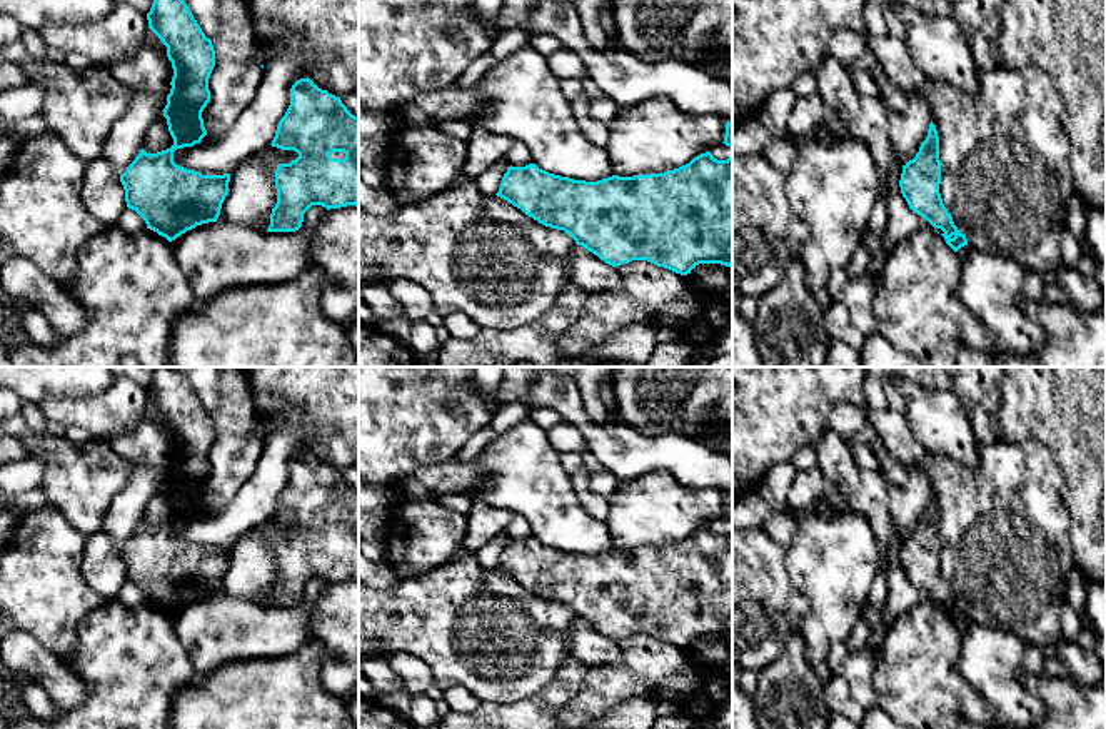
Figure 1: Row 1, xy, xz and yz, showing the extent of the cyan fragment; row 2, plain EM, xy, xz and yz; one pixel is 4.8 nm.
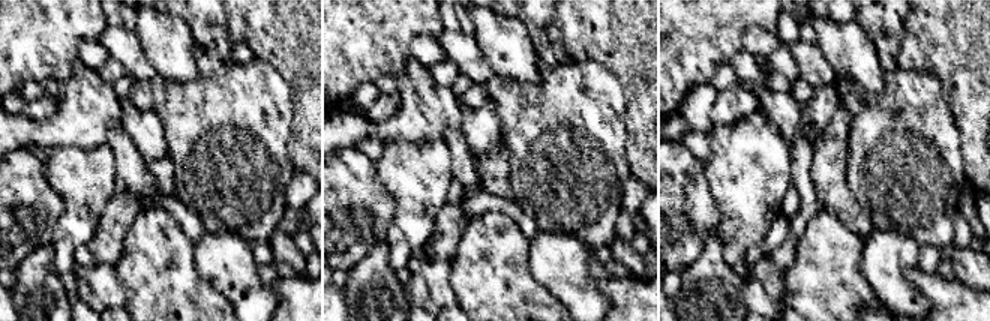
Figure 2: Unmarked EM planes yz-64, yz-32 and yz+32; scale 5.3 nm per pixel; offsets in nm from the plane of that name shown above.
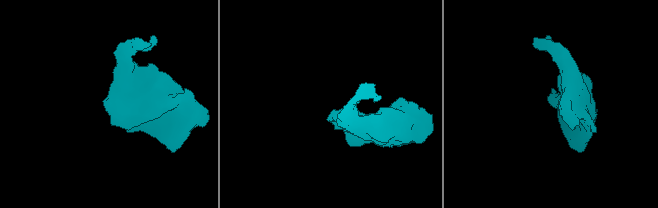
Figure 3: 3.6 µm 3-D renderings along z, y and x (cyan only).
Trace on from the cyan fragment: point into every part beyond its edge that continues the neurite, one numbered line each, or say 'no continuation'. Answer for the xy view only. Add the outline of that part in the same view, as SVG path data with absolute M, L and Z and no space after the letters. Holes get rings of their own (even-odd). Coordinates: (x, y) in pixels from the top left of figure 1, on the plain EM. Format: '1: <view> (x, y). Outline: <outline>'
no continuation

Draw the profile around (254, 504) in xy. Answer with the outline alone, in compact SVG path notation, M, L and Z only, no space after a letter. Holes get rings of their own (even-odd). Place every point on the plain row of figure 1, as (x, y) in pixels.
M260 414L259 424L267 429L267 435L254 474L214 519L177 522L177 539L202 549L232 547L240 535L272 517L290 479L290 462L297 454L309 450L310 434L302 434L282 417L270 414Z

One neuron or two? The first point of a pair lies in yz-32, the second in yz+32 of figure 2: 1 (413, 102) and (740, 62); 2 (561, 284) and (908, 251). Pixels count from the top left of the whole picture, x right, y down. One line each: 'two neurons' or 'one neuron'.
1: one neuron
2: one neuron

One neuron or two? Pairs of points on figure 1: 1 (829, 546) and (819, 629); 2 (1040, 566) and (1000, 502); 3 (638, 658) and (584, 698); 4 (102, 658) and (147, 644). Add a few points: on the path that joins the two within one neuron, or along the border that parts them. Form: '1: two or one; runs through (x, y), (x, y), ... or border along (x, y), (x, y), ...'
1: one; runs through (829, 566), (829, 609)
2: one; runs through (1025, 551), (1005, 531), (1005, 517)
3: one; runs through (624, 671), (598, 694)
4: one; runs through (114, 656), (125, 646), (135, 646)

